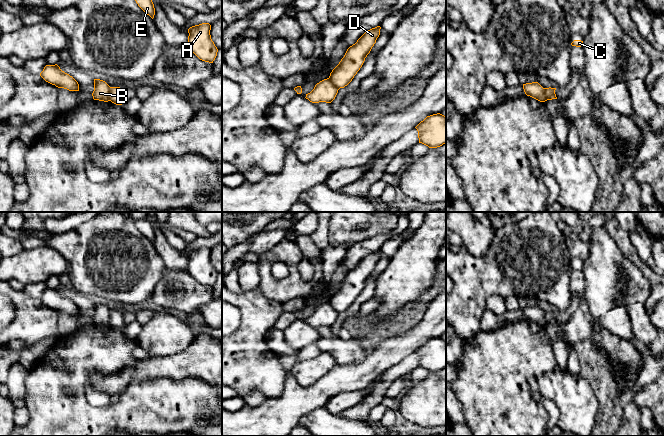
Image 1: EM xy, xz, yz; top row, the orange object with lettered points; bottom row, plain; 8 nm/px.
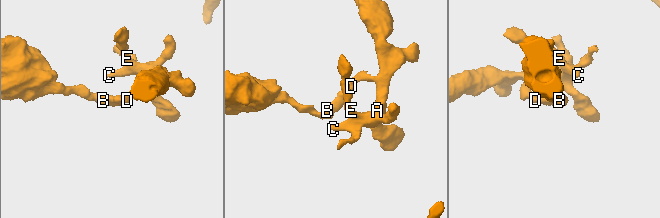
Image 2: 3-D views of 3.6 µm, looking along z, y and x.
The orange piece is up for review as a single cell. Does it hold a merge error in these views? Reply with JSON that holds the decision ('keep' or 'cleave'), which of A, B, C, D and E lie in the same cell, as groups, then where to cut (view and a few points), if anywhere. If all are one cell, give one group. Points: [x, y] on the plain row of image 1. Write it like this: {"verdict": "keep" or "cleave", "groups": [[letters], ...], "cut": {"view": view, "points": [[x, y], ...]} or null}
{"verdict": "cleave", "groups": [["A", "C", "D", "E"], ["B"]], "cut": {"view": "xy", "points": [[111, 311], [109, 324]]}}

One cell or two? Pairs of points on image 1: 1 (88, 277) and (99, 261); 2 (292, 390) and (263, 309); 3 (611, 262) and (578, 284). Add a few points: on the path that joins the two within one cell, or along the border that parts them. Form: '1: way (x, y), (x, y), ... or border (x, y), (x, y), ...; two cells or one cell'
1: way (92, 273), (99, 265); one cell
2: border (287, 371), (283, 391), (277, 396); two cells
3: border (581, 270), (584, 276), (584, 291); two cells

